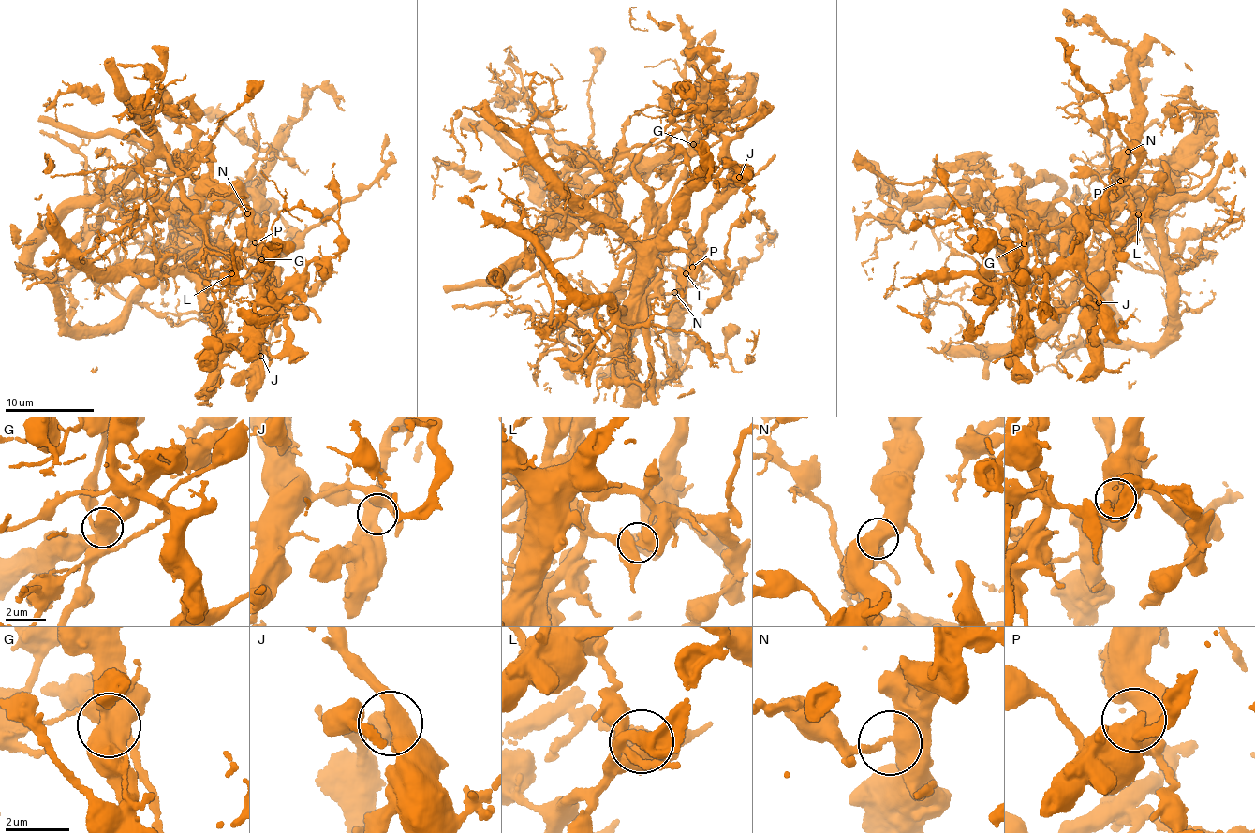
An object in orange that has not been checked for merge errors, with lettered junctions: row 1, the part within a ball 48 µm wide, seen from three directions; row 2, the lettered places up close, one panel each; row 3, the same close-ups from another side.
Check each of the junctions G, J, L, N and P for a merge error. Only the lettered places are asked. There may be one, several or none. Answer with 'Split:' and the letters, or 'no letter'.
Split: G, L

